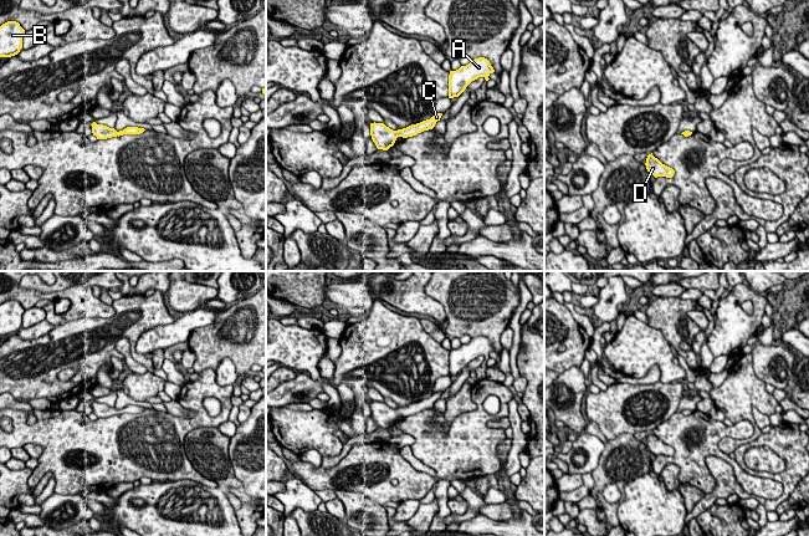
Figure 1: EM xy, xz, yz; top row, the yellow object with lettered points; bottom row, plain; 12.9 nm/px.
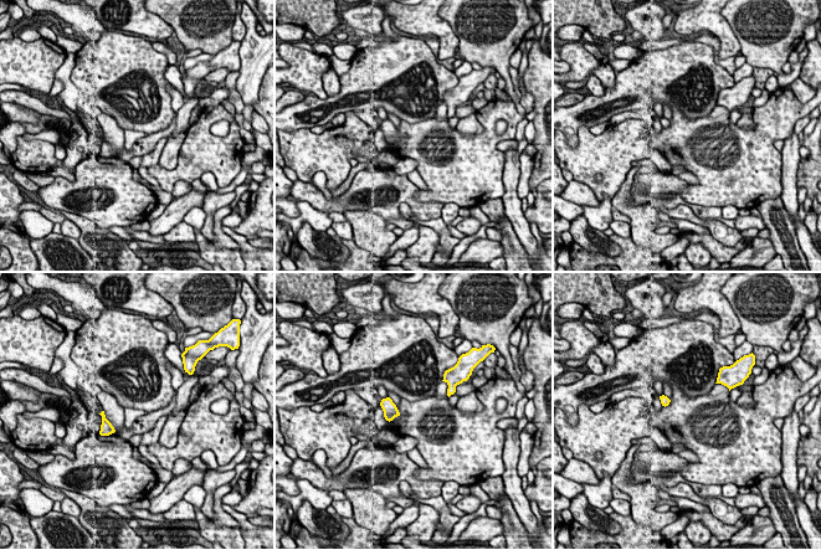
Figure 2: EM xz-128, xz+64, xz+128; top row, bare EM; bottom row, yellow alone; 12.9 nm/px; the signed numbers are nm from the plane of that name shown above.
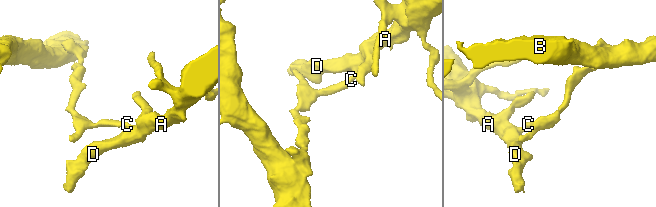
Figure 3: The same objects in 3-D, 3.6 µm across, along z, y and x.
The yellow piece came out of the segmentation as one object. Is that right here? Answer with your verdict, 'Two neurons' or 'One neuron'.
Two neurons

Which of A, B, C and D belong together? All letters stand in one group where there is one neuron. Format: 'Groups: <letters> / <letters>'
Groups: A C D / B

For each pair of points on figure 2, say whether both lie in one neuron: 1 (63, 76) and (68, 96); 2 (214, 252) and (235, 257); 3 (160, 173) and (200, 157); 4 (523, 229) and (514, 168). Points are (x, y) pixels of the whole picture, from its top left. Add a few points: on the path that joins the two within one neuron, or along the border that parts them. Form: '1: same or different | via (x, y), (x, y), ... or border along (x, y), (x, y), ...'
1: same | via (66, 81), (68, 91)
2: same | via (219, 256), (230, 257)
3: same | via (170, 174), (179, 174), (190, 165)
4: same | via (514, 214), (512, 183)

